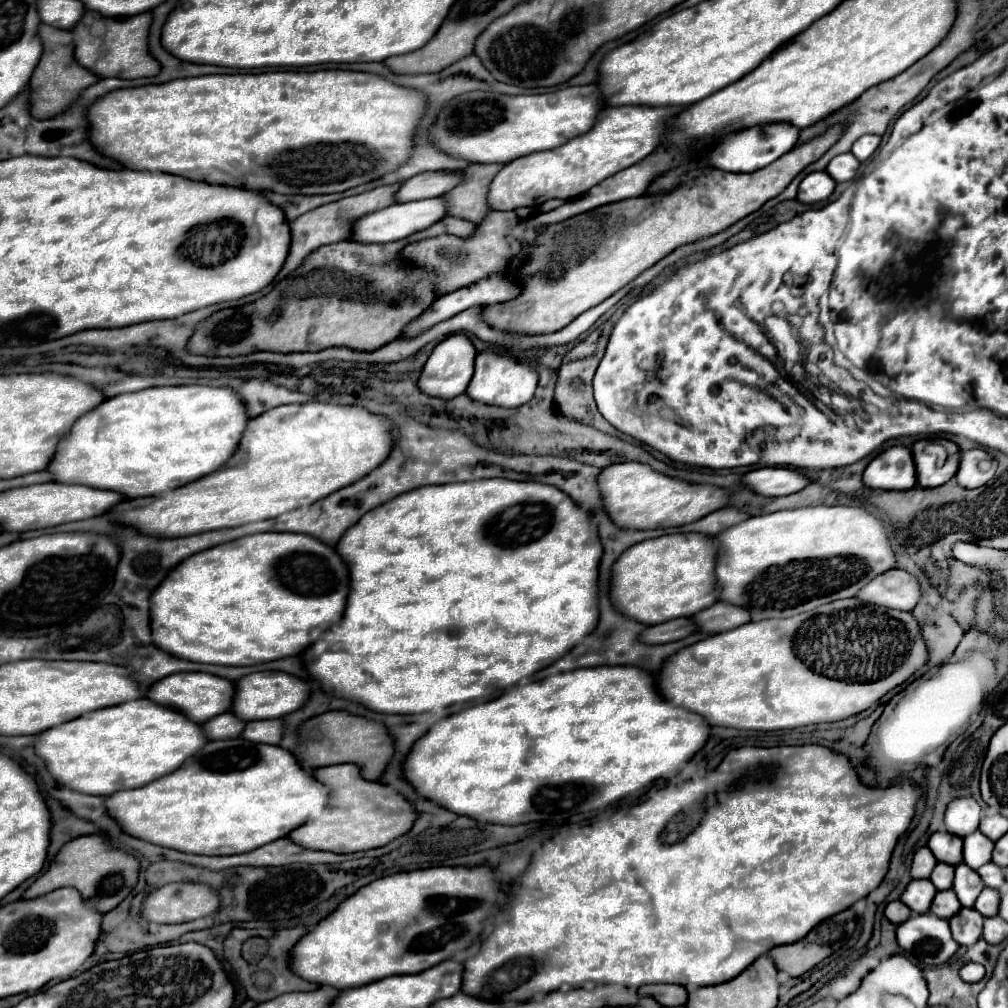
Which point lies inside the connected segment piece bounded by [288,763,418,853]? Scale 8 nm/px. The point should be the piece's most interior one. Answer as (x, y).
(360, 812)

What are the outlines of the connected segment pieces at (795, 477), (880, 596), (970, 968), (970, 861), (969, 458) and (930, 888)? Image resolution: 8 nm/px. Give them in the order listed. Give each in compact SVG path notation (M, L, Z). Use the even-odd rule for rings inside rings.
M762 467L762 469L750 471L742 481L752 491L756 491L764 497L792 495L812 483L802 473L798 473L794 469L786 469L786 467Z
M892 569L872 579L856 597L866 605L912 611L922 599L922 587L916 575L904 569Z
M966 963L962 969L960 969L960 977L966 981L966 983L976 983L984 977L984 967L980 963Z
M974 831L972 835L964 837L964 863L972 869L982 867L992 859L992 847L992 839L984 837L980 831Z
M972 449L962 455L962 463L958 469L958 483L966 489L982 487L994 477L996 459L984 449Z
M912 879L900 899L912 909L912 913L926 913L934 895L936 887L930 879Z

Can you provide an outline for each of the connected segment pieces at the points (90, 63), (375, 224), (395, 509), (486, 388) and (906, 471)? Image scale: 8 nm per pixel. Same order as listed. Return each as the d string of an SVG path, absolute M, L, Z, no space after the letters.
M86 11L84 19L74 33L76 43L76 61L88 71L102 77L122 77L122 79L138 79L138 77L154 77L160 73L160 63L150 55L148 49L148 33L152 25L152 13L134 15L128 19L110 19L102 15L94 15Z
M444 197L434 199L420 199L410 203L396 203L394 207L386 207L384 211L376 211L372 215L364 215L360 223L356 223L356 235L352 239L360 239L360 243L384 243L384 241L398 241L412 233L424 231L426 227L432 227L432 223L438 223L448 215L448 201Z
M480 479L448 485L428 485L416 491L398 495L396 499L372 509L354 527L344 533L338 543L340 555L350 565L350 597L348 611L340 627L326 631L306 653L304 663L312 679L338 697L358 701L380 713L426 713L440 711L454 703L466 703L484 697L490 691L510 687L522 677L530 677L546 669L582 643L598 625L600 597L598 597L598 565L602 559L602 543L598 535L596 517L584 507L576 505L564 491L554 485L536 481L510 479Z
M484 349L476 357L476 371L468 385L468 395L472 399L486 403L486 405L500 405L500 407L520 407L534 397L538 387L538 371L524 361L516 361L508 355L496 353L492 349Z
M892 445L876 455L864 471L864 483L872 489L906 491L916 485L916 465L906 445Z

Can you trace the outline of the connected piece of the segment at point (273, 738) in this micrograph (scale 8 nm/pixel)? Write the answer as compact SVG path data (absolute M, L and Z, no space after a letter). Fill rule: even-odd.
M266 719L266 721L252 721L252 723L248 721L242 737L254 743L278 745L282 739L282 731L284 731L282 719Z

